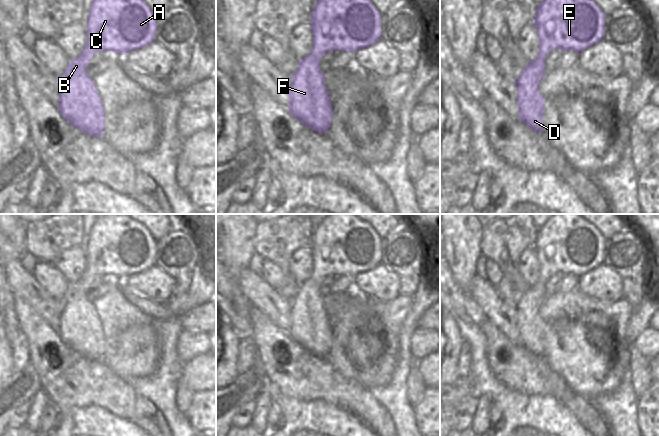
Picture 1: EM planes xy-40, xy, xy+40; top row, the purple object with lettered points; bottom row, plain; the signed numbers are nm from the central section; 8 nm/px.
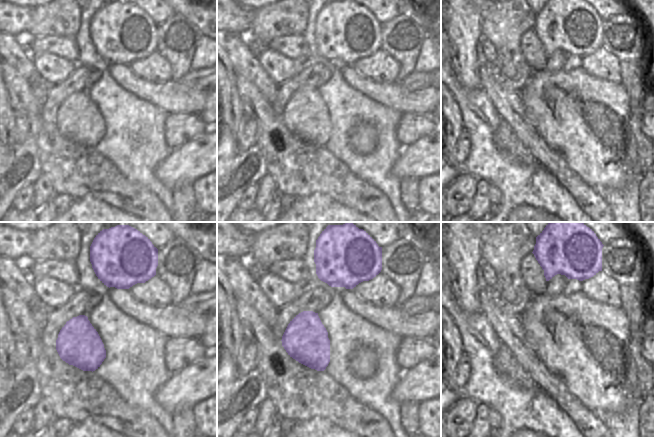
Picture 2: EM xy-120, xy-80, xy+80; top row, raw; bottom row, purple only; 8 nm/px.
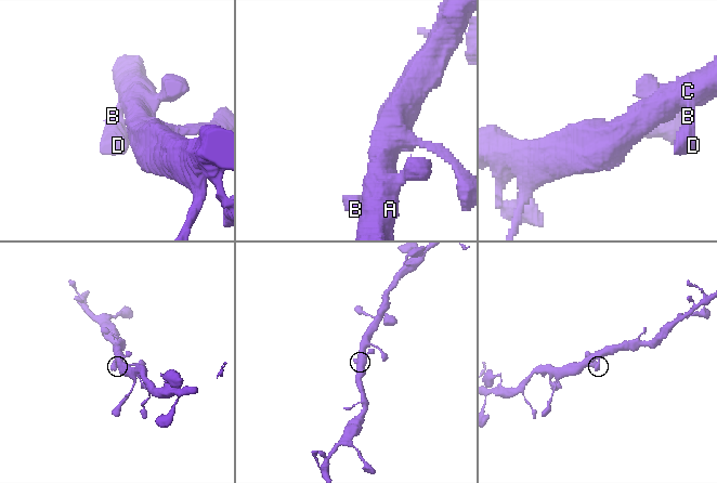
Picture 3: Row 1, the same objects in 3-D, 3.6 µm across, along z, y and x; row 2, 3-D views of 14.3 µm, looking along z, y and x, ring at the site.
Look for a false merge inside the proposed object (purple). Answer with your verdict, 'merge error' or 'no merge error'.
no merge error

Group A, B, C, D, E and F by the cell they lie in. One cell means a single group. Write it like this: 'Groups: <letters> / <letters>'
Groups: A B C D E F.

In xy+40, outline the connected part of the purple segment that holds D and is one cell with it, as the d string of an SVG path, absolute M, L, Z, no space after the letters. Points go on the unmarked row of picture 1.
M552 214L543 226L537 229L533 247L539 262L539 276L537 282L528 286L515 305L519 342L527 351L538 357L543 356L545 324L539 316L539 306L546 297L545 282L554 273L579 277L602 264L606 240L599 230L580 214Z

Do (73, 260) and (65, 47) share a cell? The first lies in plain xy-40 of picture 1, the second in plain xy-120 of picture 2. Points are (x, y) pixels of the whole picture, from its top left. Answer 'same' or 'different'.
same

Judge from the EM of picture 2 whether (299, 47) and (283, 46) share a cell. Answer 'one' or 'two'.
one

